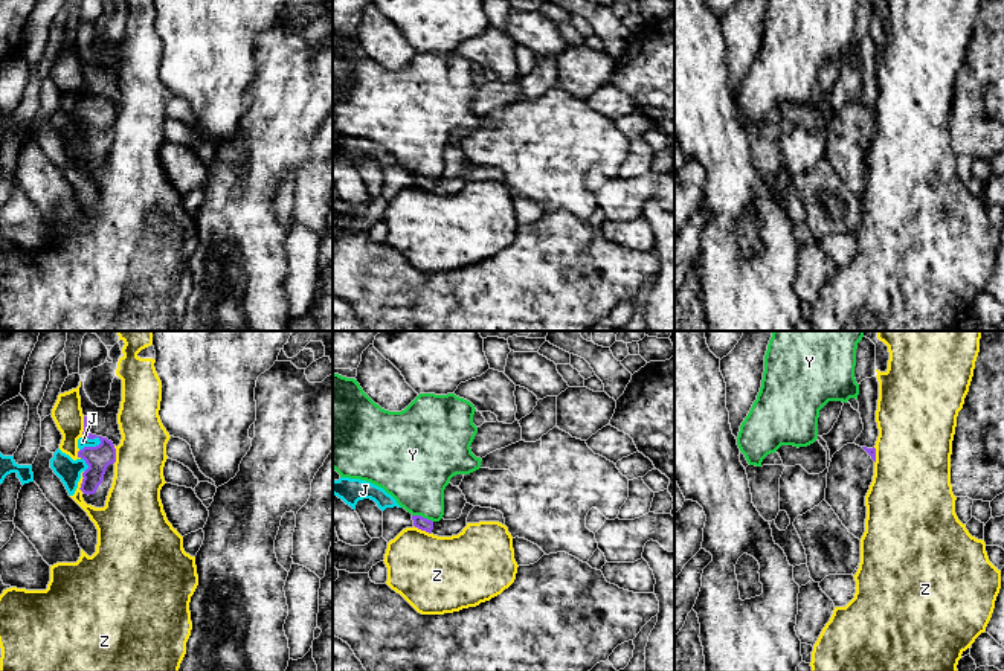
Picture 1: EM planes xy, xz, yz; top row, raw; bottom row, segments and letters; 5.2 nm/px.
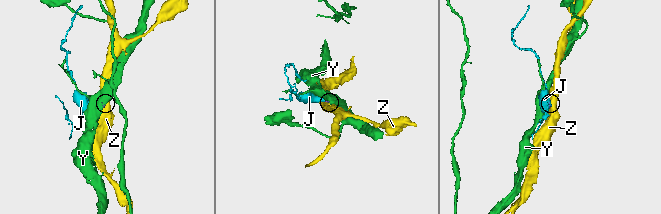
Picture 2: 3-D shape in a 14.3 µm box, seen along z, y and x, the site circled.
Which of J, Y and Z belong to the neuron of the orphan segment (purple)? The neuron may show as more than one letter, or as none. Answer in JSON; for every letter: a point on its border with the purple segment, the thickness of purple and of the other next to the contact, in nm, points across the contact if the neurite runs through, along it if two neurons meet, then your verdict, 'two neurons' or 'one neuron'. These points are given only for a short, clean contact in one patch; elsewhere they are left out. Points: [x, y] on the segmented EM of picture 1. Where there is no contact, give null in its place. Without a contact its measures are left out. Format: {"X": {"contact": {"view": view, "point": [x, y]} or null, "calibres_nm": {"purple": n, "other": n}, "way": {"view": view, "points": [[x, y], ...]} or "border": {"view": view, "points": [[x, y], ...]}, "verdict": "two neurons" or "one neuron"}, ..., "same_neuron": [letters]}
{"J": {"contact": {"view": "xy", "point": [92, 447]}, "calibres_nm": {"purple": 130, "other": 50}, "verdict": "one neuron"}, "Y": {"contact": {"view": "xz", "point": [423, 517]}, "calibres_nm": {"purple": 70, "other": 360}, "border": {"view": "xz", "points": [[412, 514], [420, 514], [432, 522]]}, "verdict": "two neurons"}, "Z": {"contact": {"view": "xy", "point": [83, 482]}, "calibres_nm": {"purple": 130, "other": 220}, "border": {"view": "xy", "points": [[84, 471], [81, 491]]}, "verdict": "two neurons"}, "same_neuron": ["J"]}

